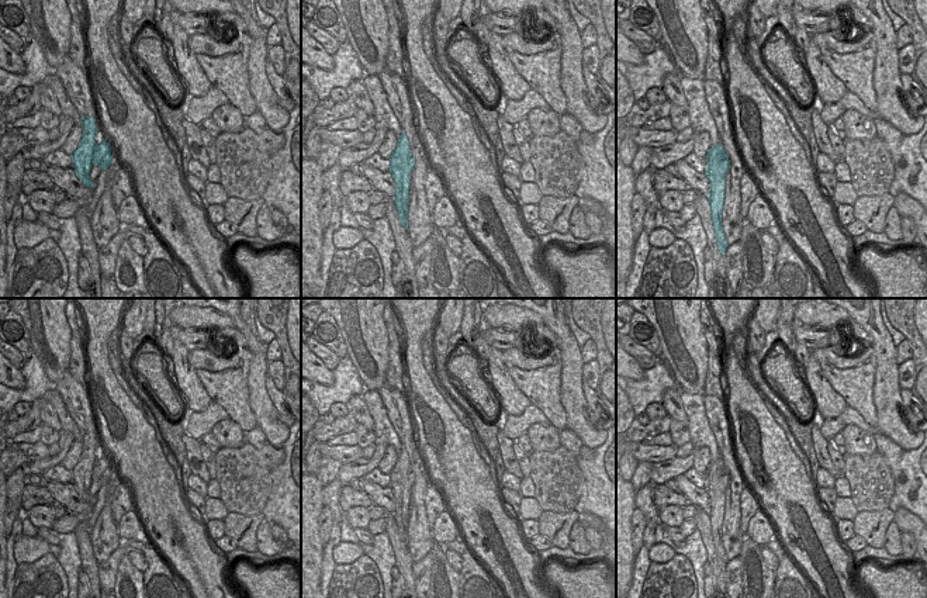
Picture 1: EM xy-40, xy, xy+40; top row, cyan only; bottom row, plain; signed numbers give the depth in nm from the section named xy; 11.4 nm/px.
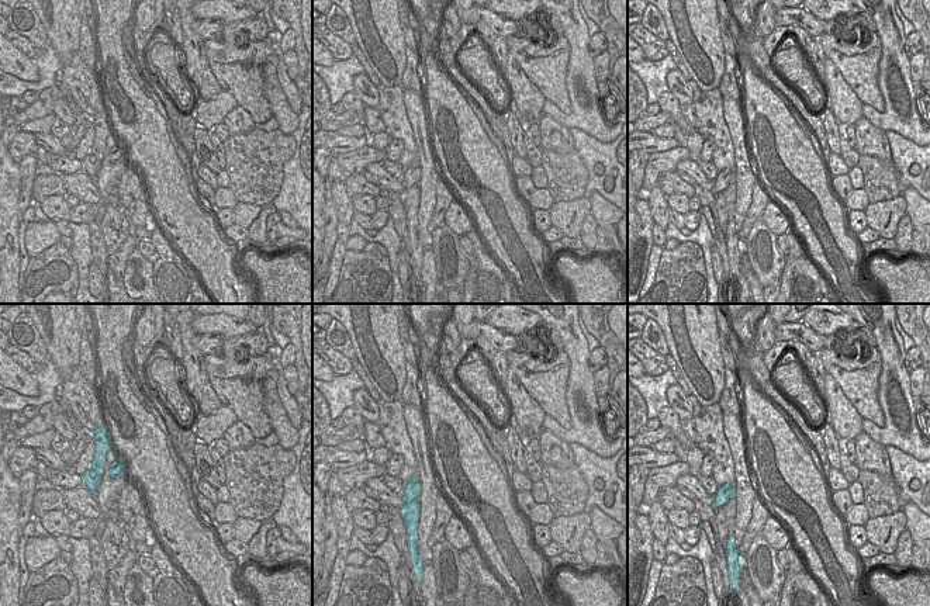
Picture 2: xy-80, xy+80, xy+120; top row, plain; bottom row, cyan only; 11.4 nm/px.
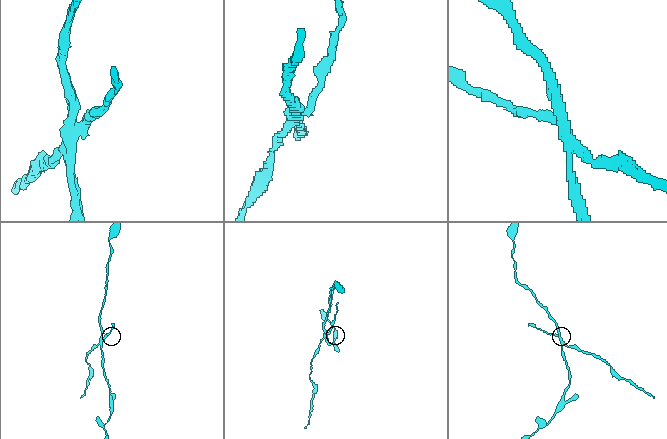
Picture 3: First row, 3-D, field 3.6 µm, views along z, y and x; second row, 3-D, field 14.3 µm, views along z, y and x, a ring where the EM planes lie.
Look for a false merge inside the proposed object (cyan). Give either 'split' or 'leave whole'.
split

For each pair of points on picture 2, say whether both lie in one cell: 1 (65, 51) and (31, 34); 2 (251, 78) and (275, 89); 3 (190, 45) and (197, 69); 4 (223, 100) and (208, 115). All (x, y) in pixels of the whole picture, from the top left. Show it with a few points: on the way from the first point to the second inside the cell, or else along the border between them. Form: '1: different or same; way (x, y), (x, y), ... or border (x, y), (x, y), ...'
1: different; border (35, 14), (48, 40)
2: different; border (270, 52), (262, 66), (262, 94), (272, 114)
3: same; way (192, 51), (194, 63)
4: same; way (220, 104), (213, 111)

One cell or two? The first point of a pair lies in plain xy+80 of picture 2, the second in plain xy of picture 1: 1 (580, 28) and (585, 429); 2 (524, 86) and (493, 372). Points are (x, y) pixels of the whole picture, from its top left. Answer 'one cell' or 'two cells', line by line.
1: one cell
2: one cell

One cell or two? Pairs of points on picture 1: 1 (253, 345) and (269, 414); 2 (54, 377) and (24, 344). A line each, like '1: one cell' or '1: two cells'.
1: one cell
2: two cells

